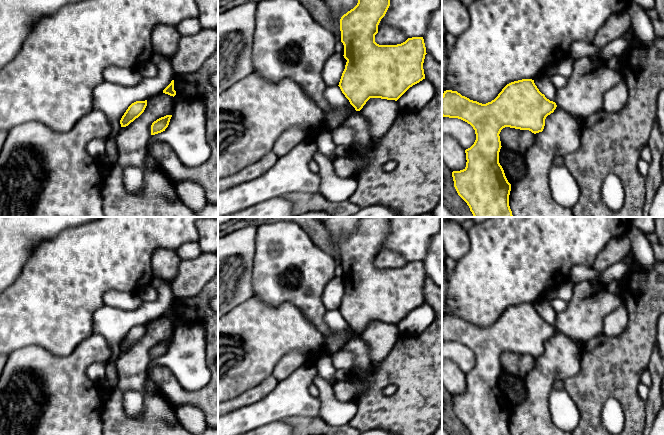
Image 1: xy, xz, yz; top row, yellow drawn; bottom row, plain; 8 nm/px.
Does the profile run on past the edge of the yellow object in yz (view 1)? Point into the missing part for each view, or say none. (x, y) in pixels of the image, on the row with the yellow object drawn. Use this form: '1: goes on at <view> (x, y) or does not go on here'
1: goes on at yz (582, 96)

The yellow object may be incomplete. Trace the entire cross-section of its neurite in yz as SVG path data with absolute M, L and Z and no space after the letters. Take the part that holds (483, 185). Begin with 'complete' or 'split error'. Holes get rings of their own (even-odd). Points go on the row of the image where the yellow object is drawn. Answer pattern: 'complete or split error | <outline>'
split error | M589 56L574 62L572 75L565 87L557 89L555 101L542 94L532 79L522 79L507 84L498 96L486 104L470 100L457 91L446 90L442 95L442 116L458 118L470 124L475 130L474 144L465 150L466 167L453 171L454 187L458 195L467 203L474 217L513 217L509 206L511 184L499 163L501 149L500 132L505 127L542 132L545 119L556 107L567 113L582 117L603 109L603 95L619 81L619 74L609 63Z

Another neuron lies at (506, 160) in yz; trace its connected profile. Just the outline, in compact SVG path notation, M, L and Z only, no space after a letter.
M510 150L507 151L505 155L499 157L499 163L502 166L506 177L511 177L516 173L515 169L512 167L512 163L519 158L523 158L523 155Z

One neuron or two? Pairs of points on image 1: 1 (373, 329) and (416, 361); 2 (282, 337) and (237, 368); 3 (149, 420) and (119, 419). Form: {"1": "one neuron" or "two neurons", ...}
{"1": "two neurons", "2": "one neuron", "3": "one neuron"}

